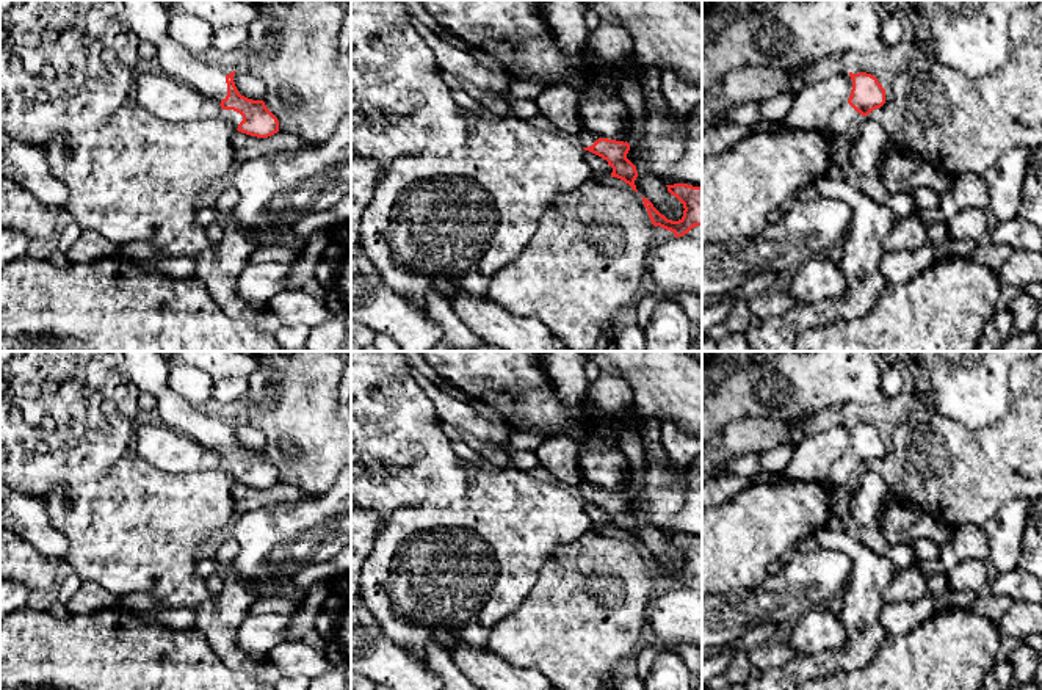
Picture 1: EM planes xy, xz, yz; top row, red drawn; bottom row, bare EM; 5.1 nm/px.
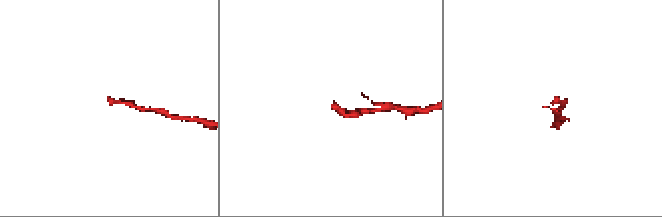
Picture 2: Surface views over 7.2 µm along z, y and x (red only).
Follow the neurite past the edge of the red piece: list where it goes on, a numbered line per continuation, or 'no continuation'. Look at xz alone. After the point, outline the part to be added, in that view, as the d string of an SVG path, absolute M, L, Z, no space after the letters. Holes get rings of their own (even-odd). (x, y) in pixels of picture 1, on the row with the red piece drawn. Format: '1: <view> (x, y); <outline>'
1: xz (585, 138); M581 127L578 135L573 136L577 144L580 144L581 147L589 147L592 146L600 136L589 132L588 129Z

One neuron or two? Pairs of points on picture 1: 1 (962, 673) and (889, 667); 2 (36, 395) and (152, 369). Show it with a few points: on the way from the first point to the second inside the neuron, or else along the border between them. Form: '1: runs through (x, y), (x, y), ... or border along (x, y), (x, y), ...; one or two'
1: runs through (944, 673), (908, 673); one
2: border along (118, 367), (141, 392); two

